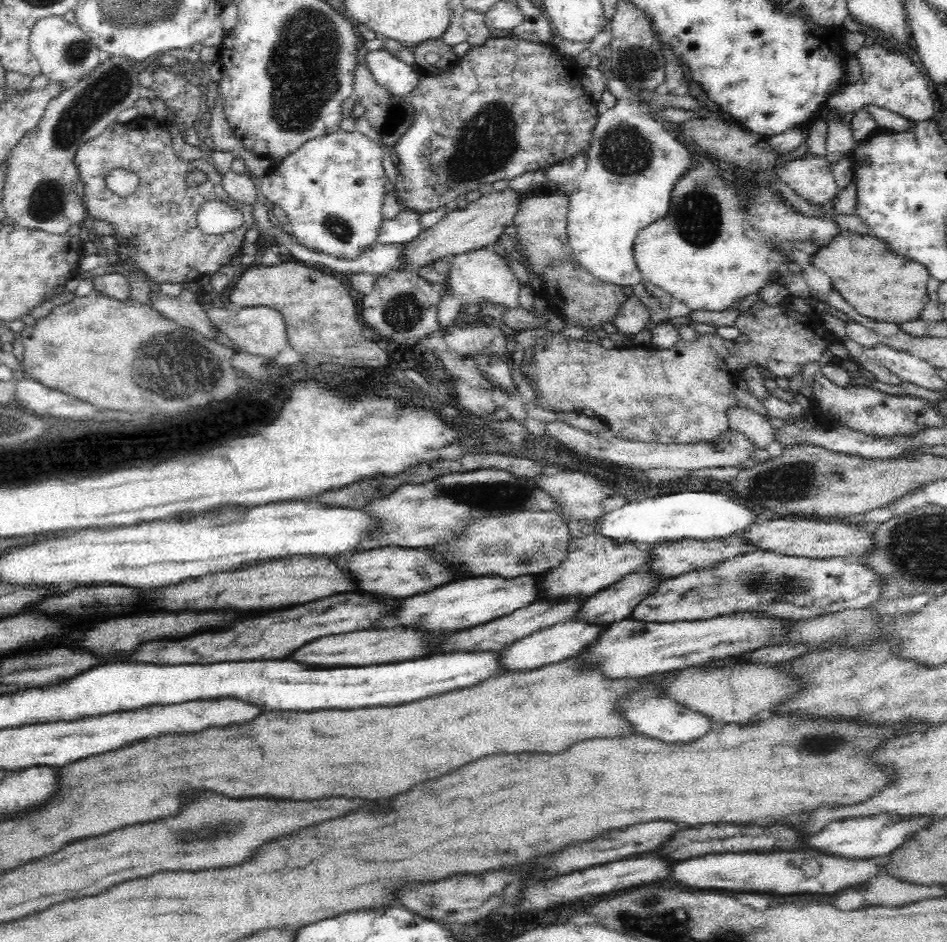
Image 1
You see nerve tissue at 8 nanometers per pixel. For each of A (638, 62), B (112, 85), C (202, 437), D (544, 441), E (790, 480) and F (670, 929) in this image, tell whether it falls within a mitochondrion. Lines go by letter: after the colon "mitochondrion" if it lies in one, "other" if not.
A: mitochondrion
B: mitochondrion
C: other
D: other
E: mitochondrion
F: mitochondrion

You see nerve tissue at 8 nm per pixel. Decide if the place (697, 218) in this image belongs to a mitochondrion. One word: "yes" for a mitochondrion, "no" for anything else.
yes

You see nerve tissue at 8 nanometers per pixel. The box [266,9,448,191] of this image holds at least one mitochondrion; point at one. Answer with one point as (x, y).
(394, 116)

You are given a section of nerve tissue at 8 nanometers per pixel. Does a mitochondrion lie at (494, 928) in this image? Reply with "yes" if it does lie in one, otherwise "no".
no

